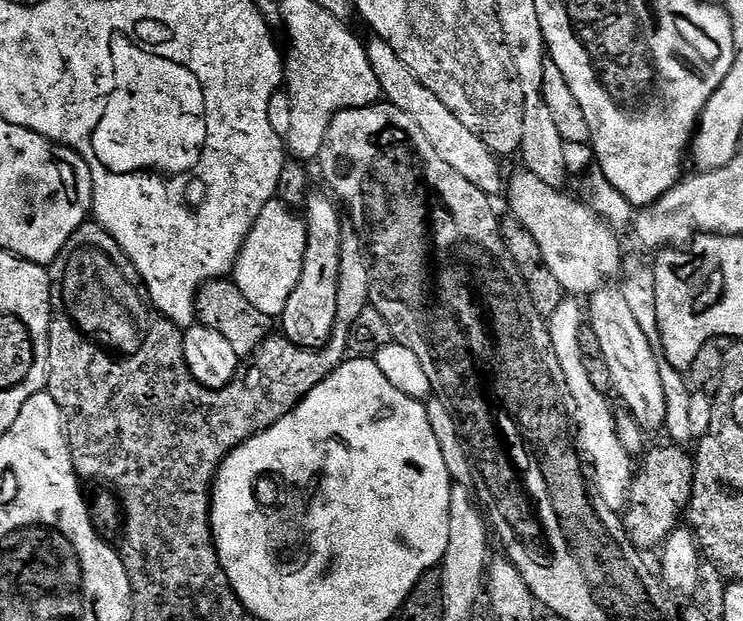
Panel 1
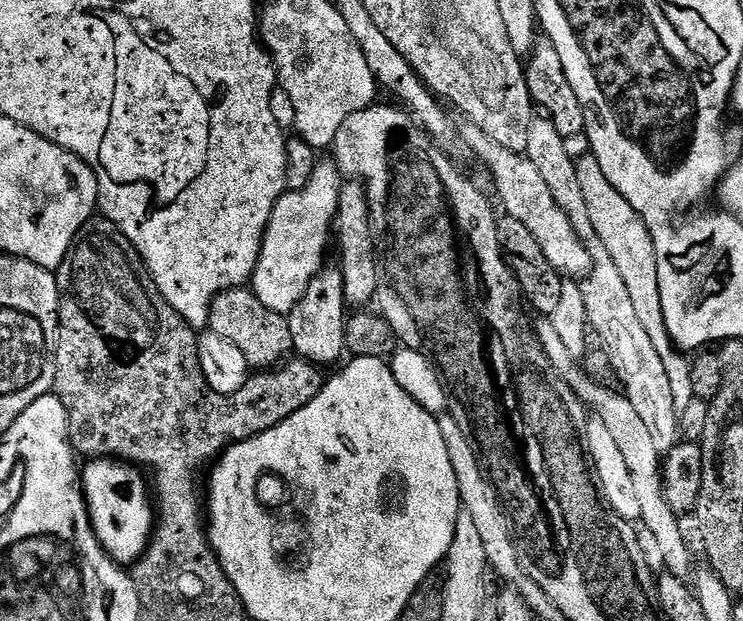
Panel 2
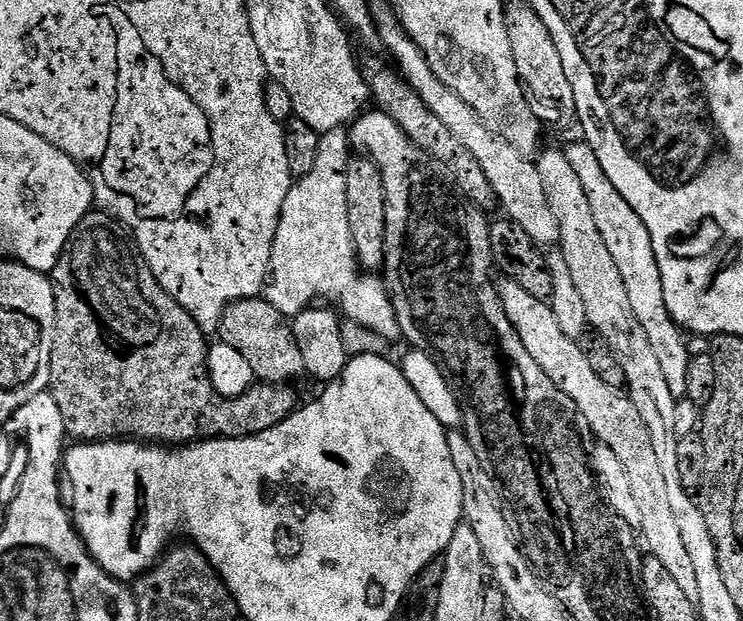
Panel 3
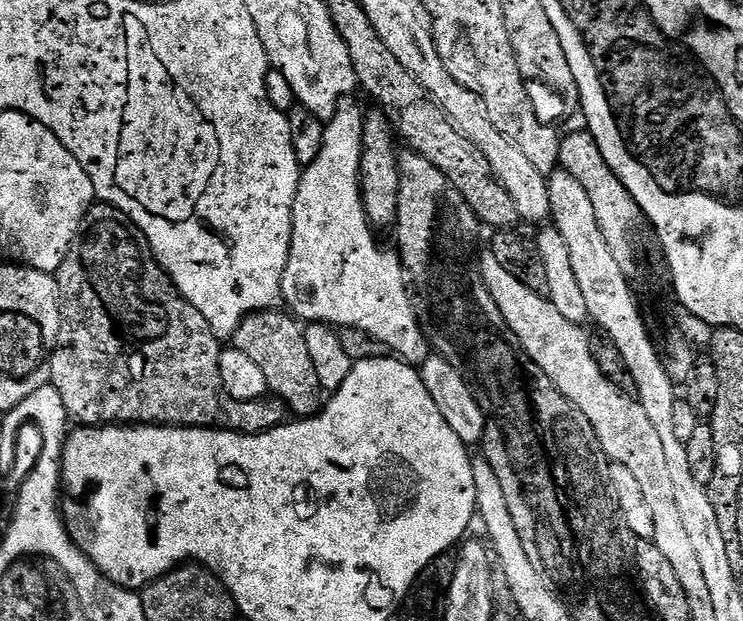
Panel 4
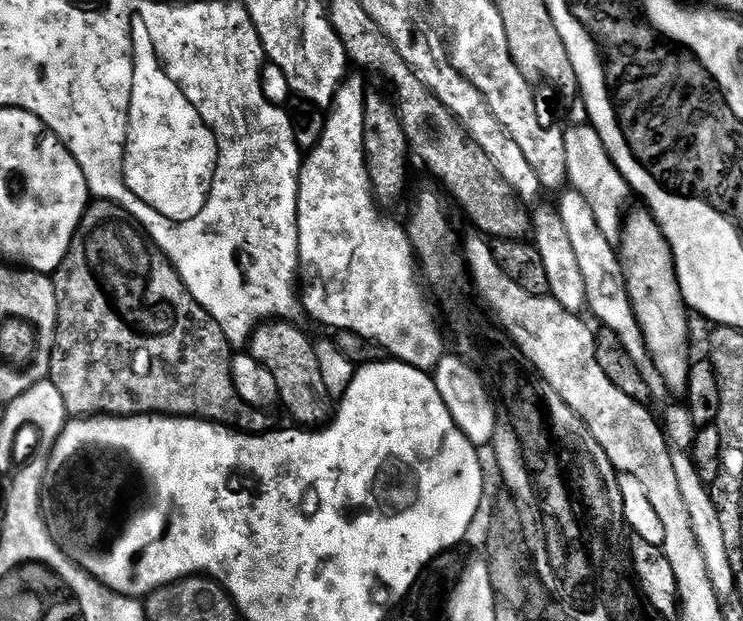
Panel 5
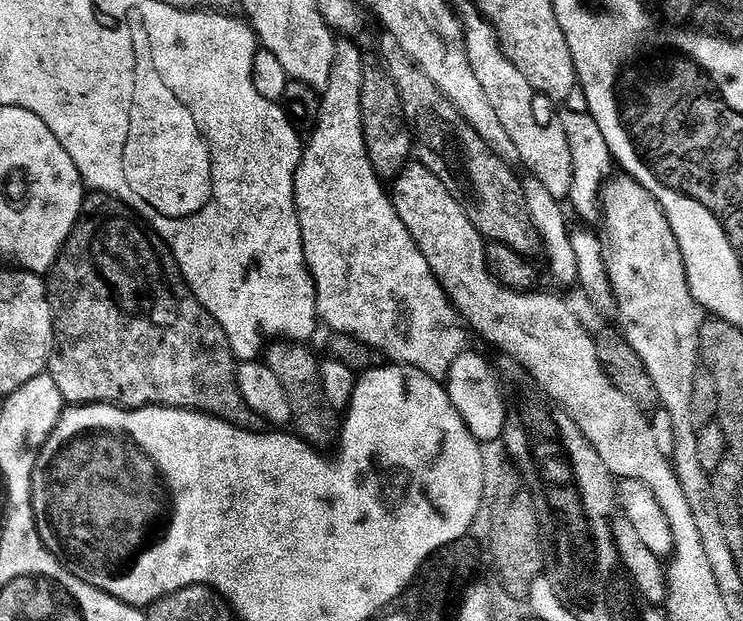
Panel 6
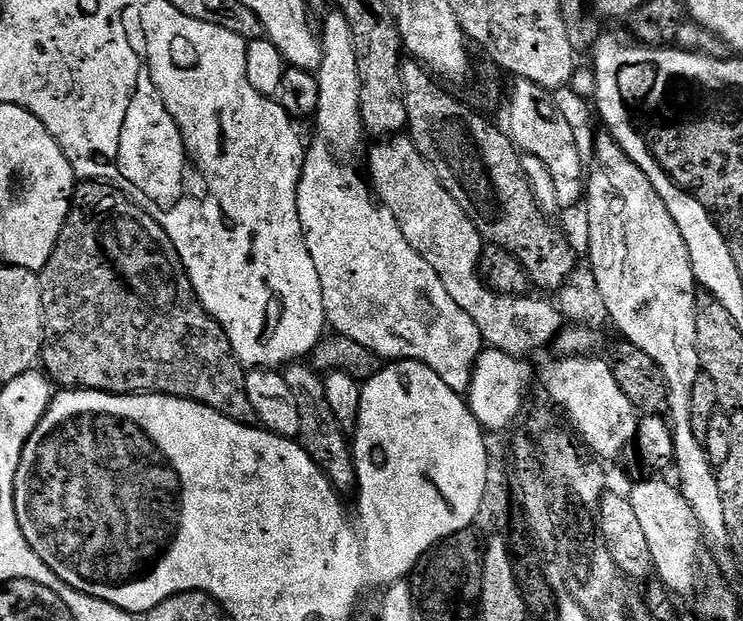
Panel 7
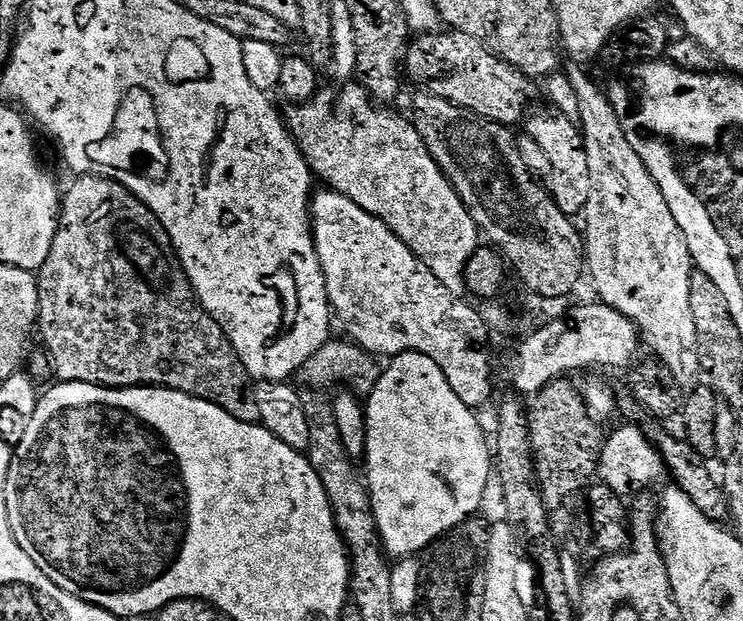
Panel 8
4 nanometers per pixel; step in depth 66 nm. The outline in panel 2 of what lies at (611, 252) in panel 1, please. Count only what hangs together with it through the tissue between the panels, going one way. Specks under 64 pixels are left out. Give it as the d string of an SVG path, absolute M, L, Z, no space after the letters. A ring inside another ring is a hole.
M464 122L461 125L461 128L460 125L458 128L458 136L464 139L465 146L488 167L488 172L496 183L496 192L504 203L503 211L509 216L518 218L518 222L523 222L526 230L534 234L538 246L542 248L542 254L561 276L565 278L587 276L590 267L588 251L584 249L584 243L578 238L570 218L566 218L558 202L554 202L550 189L546 187L546 181L538 175L534 162L530 162L524 154L506 150L506 146L498 146L494 138L490 138L473 124Z

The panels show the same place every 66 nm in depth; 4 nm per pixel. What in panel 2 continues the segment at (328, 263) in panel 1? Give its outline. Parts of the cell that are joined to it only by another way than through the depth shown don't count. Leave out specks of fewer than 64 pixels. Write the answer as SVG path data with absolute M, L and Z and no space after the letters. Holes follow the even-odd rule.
M325 266L320 274L308 283L306 294L294 310L287 313L292 339L292 352L299 359L308 360L311 364L325 366L332 364L340 355L345 355L346 342L346 305L344 303L344 273L337 267Z

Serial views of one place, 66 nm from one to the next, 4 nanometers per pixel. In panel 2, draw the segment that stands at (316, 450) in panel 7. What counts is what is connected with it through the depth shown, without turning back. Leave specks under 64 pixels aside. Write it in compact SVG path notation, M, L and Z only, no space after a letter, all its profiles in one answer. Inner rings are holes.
M247 287L231 288L213 296L208 328L214 335L232 342L246 356L249 369L268 370L279 365L284 355L292 352L290 326L285 313L266 310L262 302ZM277 363L277 364L276 364Z

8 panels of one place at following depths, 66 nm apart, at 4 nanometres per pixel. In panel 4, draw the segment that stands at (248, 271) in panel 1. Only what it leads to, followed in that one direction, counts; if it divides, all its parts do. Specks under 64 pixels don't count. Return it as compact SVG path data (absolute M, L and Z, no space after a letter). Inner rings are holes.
M352 98L341 100L332 119L325 123L318 158L314 158L314 162L300 173L300 185L292 199L290 258L284 271L280 295L283 303L288 303L287 311L297 321L330 324L337 330L364 332L368 338L384 344L393 357L406 364L420 366L430 355L430 345L421 317L420 320L416 317L416 308L412 305L413 293L409 281L406 276L404 280L404 268L399 258L390 249L380 248L376 241L377 233L368 221L360 197L360 155L365 113L356 109L354 101Z

